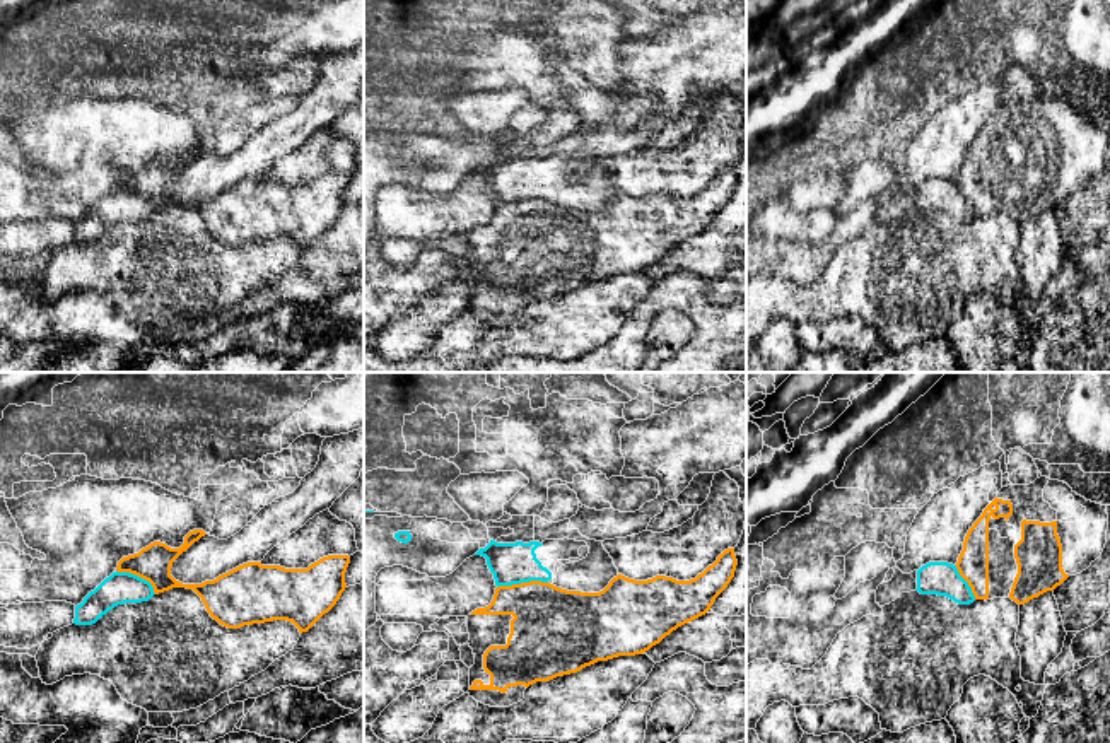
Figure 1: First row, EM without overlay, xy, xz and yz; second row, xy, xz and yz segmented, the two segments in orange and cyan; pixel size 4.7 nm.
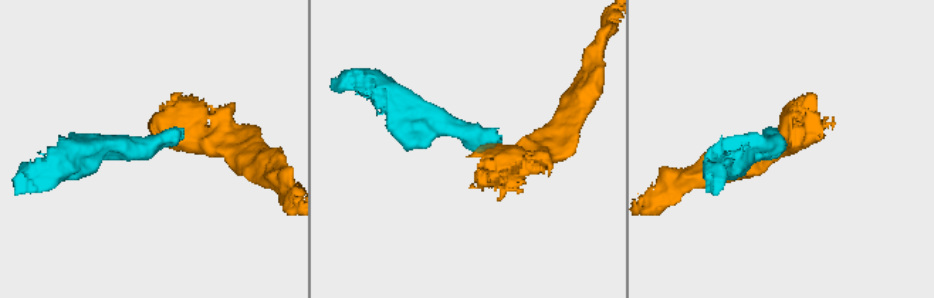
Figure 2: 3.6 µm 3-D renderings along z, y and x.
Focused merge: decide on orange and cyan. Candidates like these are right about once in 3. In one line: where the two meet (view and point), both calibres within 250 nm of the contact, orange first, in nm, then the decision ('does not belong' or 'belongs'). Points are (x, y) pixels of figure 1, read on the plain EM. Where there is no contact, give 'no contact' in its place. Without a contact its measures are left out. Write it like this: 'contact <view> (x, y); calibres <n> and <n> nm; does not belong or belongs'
contact xz (521, 200); calibres 360 and 190 nm; does not belong

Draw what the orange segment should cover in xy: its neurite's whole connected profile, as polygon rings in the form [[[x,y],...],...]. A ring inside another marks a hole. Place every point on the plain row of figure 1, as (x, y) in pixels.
[[[203,147],[190,149],[179,166],[154,159],[138,171],[123,174],[116,188],[149,198],[155,212],[172,205],[193,207],[210,234],[227,246],[287,237],[301,251],[307,249],[347,205],[348,173],[323,174],[307,186],[248,179],[202,202],[176,198],[171,193],[172,179],[205,152]]]

